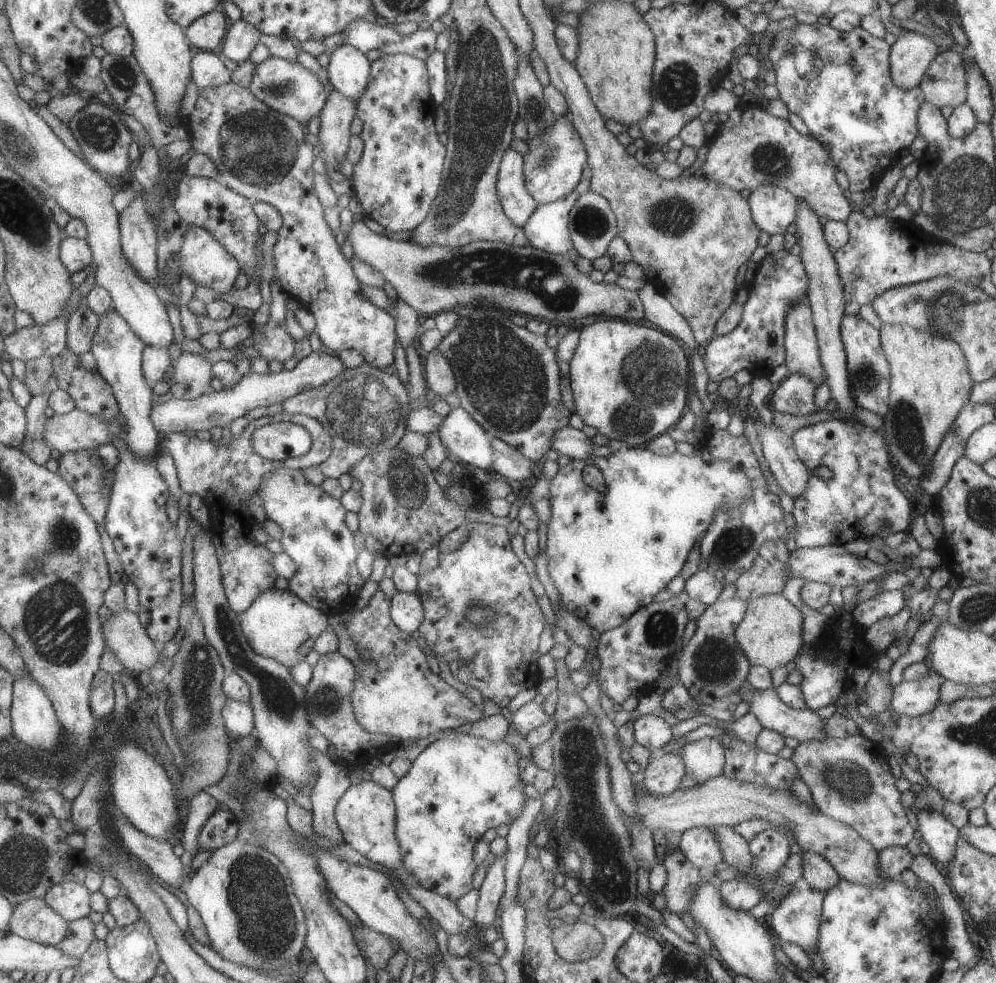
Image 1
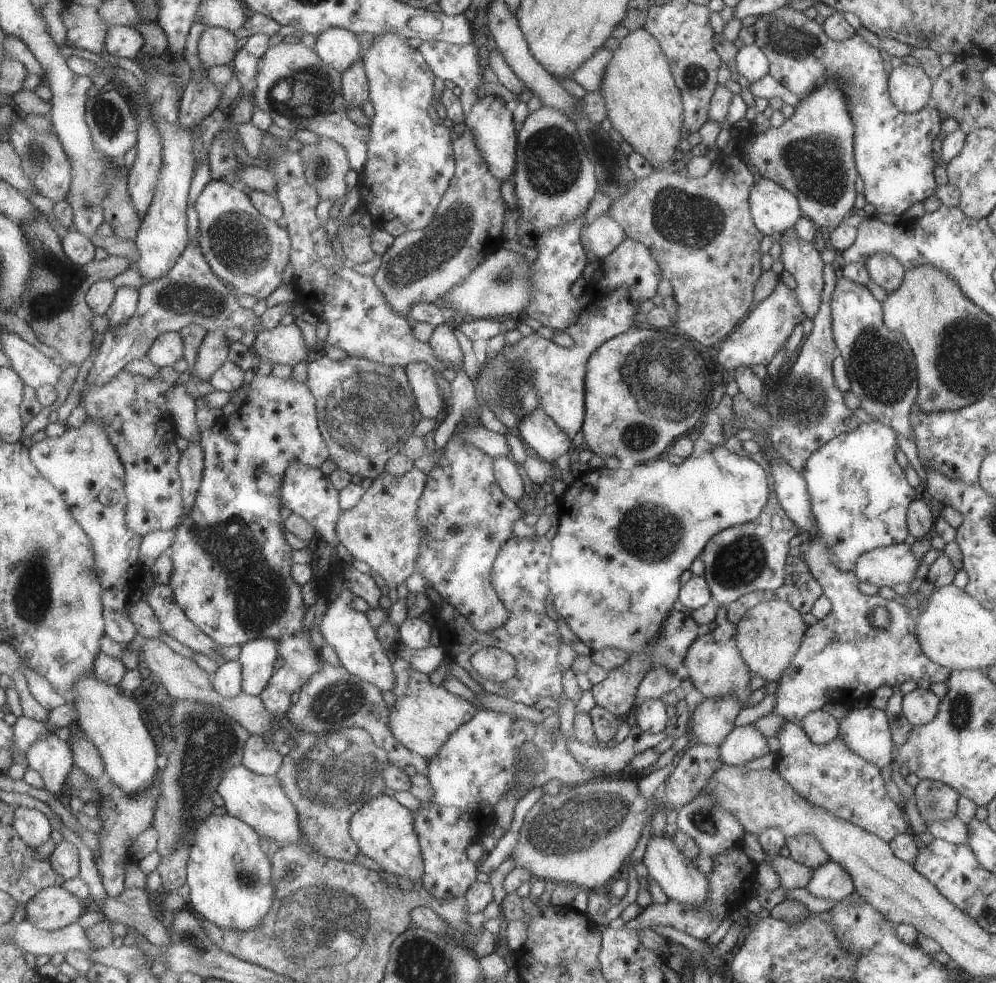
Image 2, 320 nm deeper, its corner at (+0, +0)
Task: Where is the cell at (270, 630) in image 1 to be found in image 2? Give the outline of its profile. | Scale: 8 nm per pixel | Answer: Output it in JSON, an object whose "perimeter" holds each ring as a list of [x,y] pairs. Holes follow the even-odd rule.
{"perimeter":[[[255,639],[241,647],[241,653],[237,660],[243,665],[243,693],[260,696],[269,686],[275,672],[275,660],[279,658],[279,646],[273,639]]]}

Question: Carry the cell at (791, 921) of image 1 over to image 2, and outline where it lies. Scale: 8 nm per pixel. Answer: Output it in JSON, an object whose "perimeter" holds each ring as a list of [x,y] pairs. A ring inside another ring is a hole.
{"perimeter":[[[831,859],[812,870],[805,888],[812,896],[834,901],[841,901],[854,891],[849,873]]]}

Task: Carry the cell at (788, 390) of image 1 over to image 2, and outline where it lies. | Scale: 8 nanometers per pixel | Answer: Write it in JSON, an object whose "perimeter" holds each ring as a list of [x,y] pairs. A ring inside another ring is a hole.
{"perimeter":[[[824,263],[821,276],[824,285],[817,312],[812,318],[811,331],[803,337],[796,353],[777,375],[777,380],[767,388],[762,405],[773,420],[762,430],[767,435],[768,450],[775,459],[785,462],[799,474],[814,450],[860,425],[853,424],[853,413],[845,406],[843,392],[835,386],[832,375],[832,360],[838,354],[830,317],[831,295],[836,283],[833,266]]]}

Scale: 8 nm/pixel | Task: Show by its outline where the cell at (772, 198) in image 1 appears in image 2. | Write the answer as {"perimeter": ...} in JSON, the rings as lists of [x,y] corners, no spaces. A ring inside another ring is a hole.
{"perimeter":[[[759,179],[751,185],[748,205],[759,232],[778,236],[791,229],[802,215],[797,198],[771,179]]]}

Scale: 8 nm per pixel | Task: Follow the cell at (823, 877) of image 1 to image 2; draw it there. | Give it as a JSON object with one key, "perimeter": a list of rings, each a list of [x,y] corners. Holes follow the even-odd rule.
{"perimeter":[[[801,833],[797,836],[786,837],[790,857],[798,863],[808,866],[811,870],[827,862],[829,855],[822,849],[817,839],[811,833]]]}

